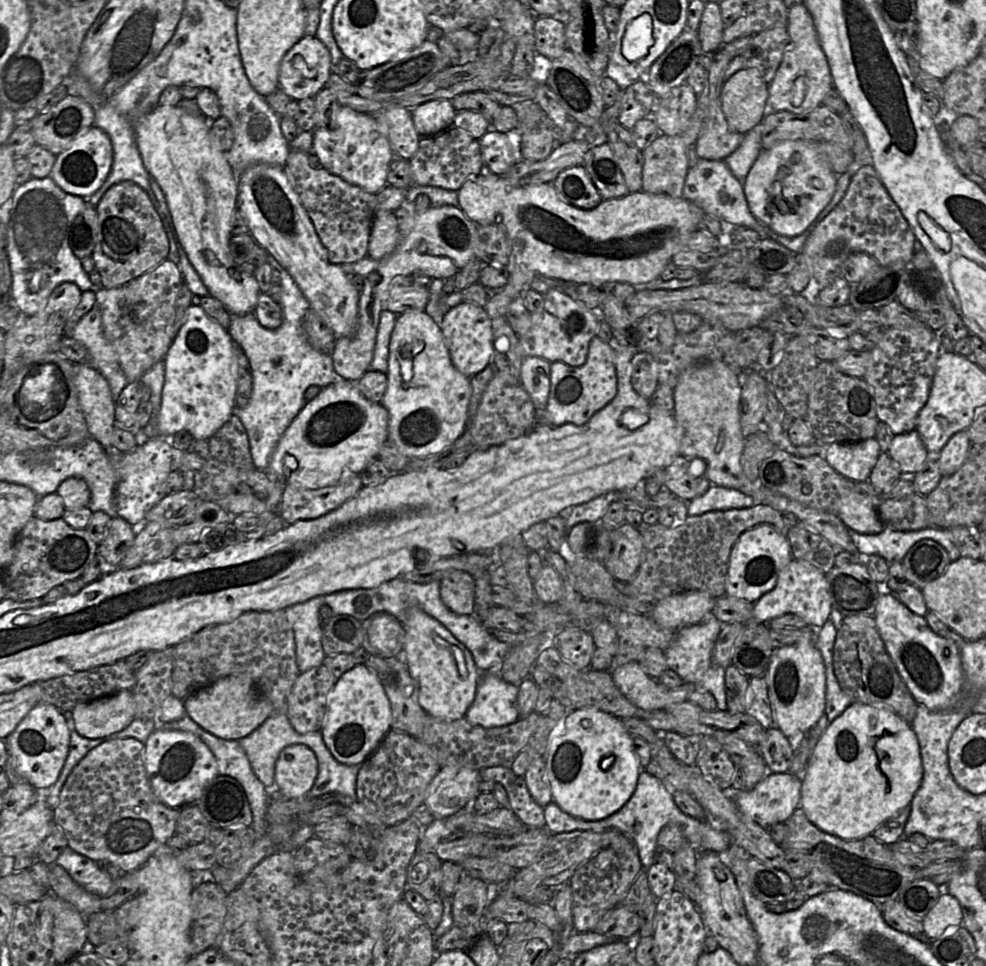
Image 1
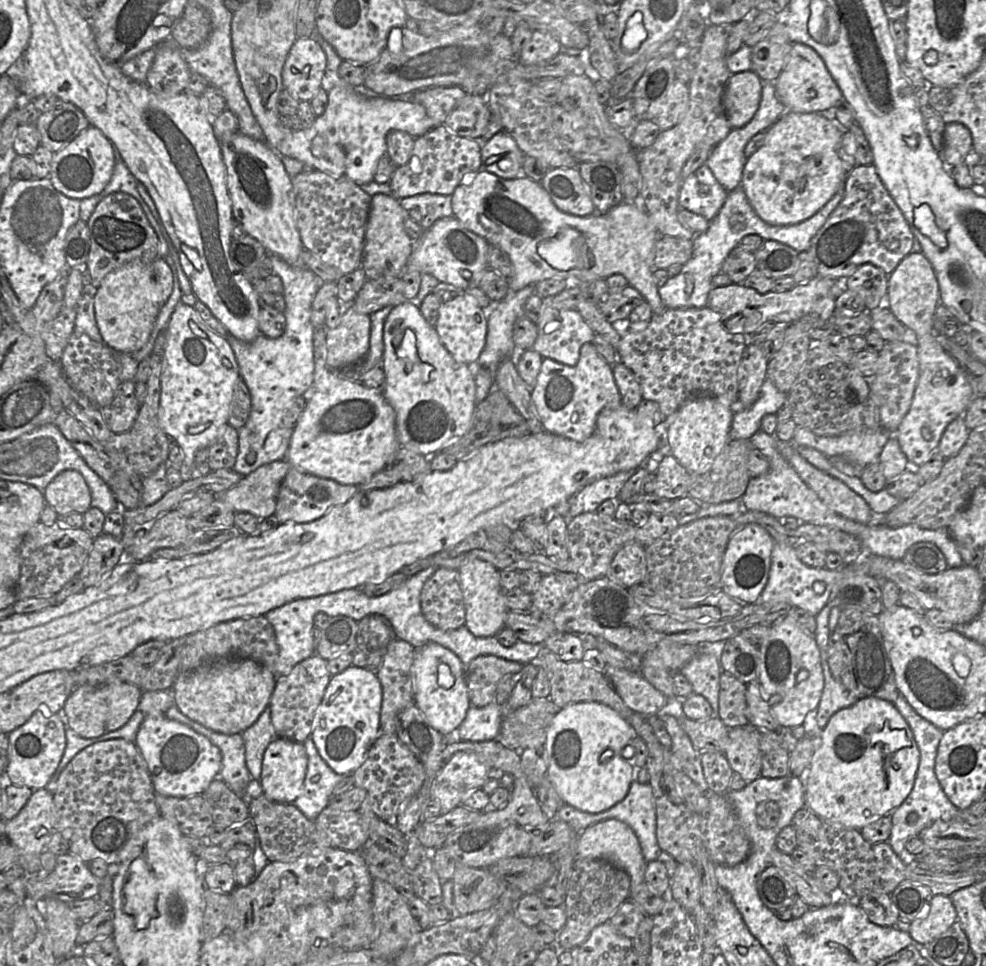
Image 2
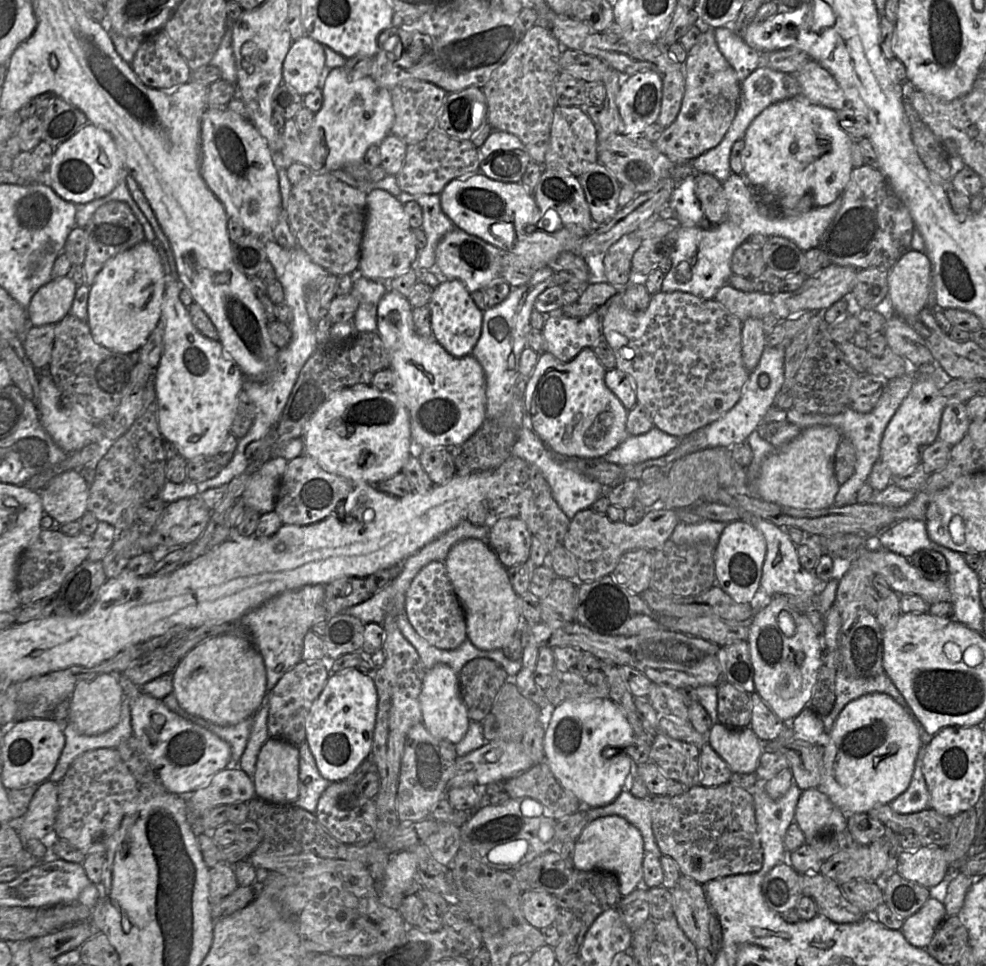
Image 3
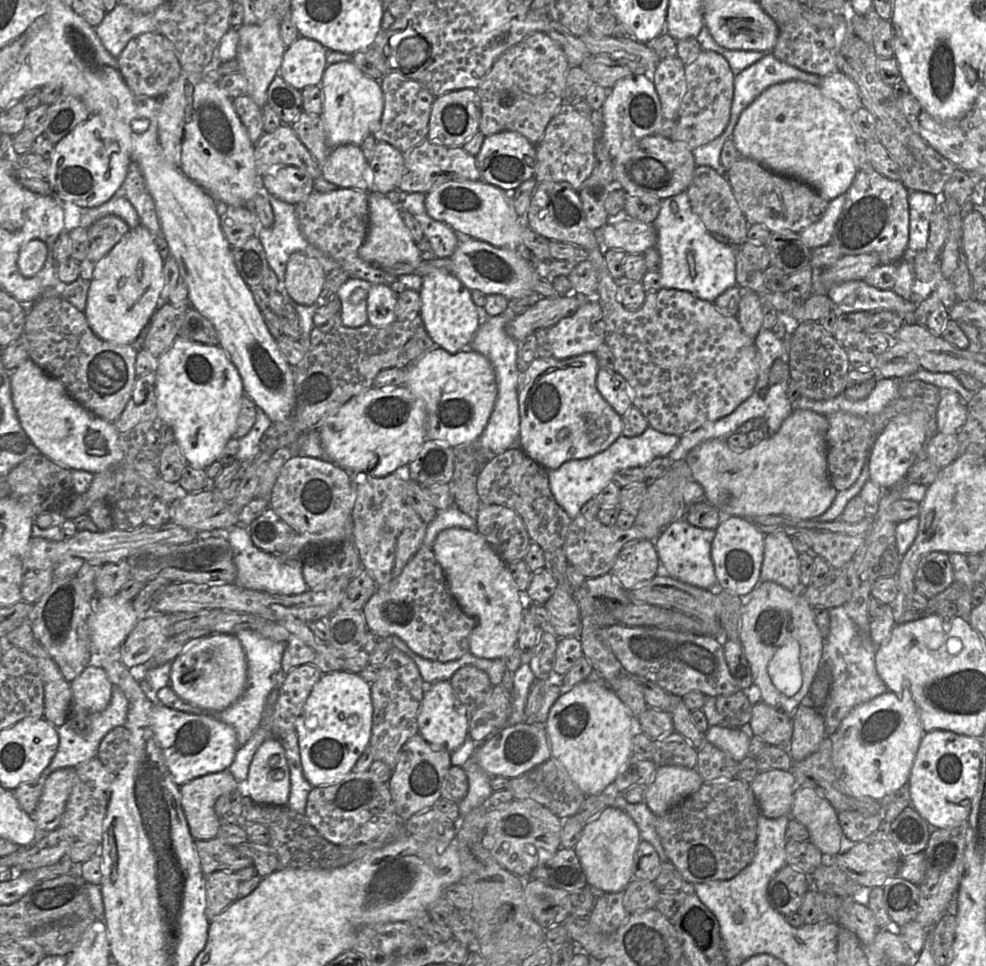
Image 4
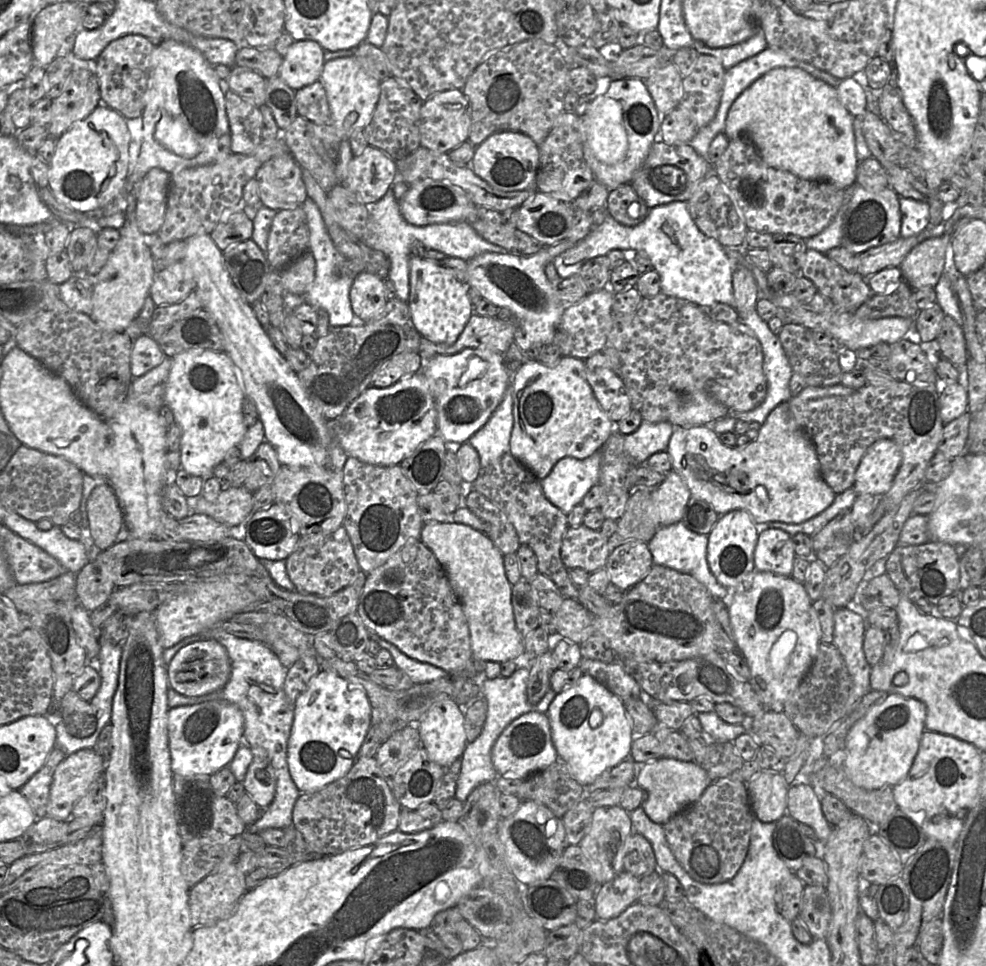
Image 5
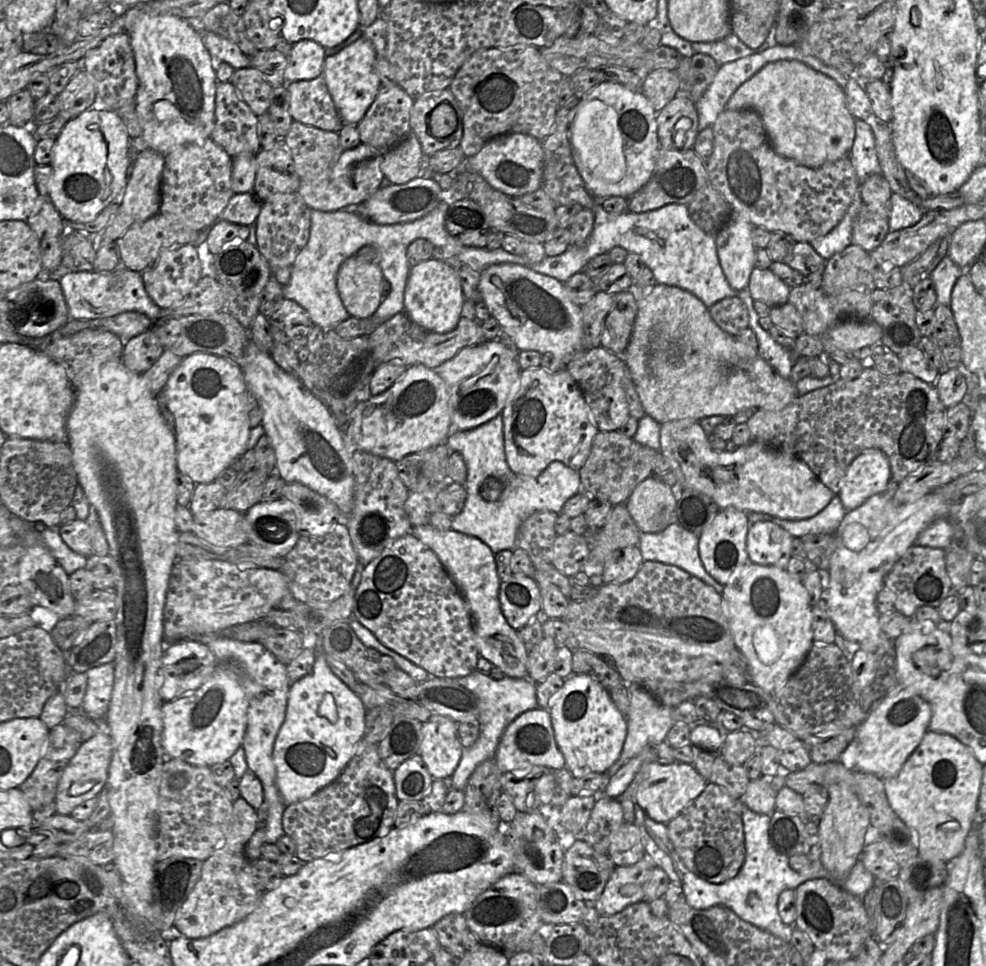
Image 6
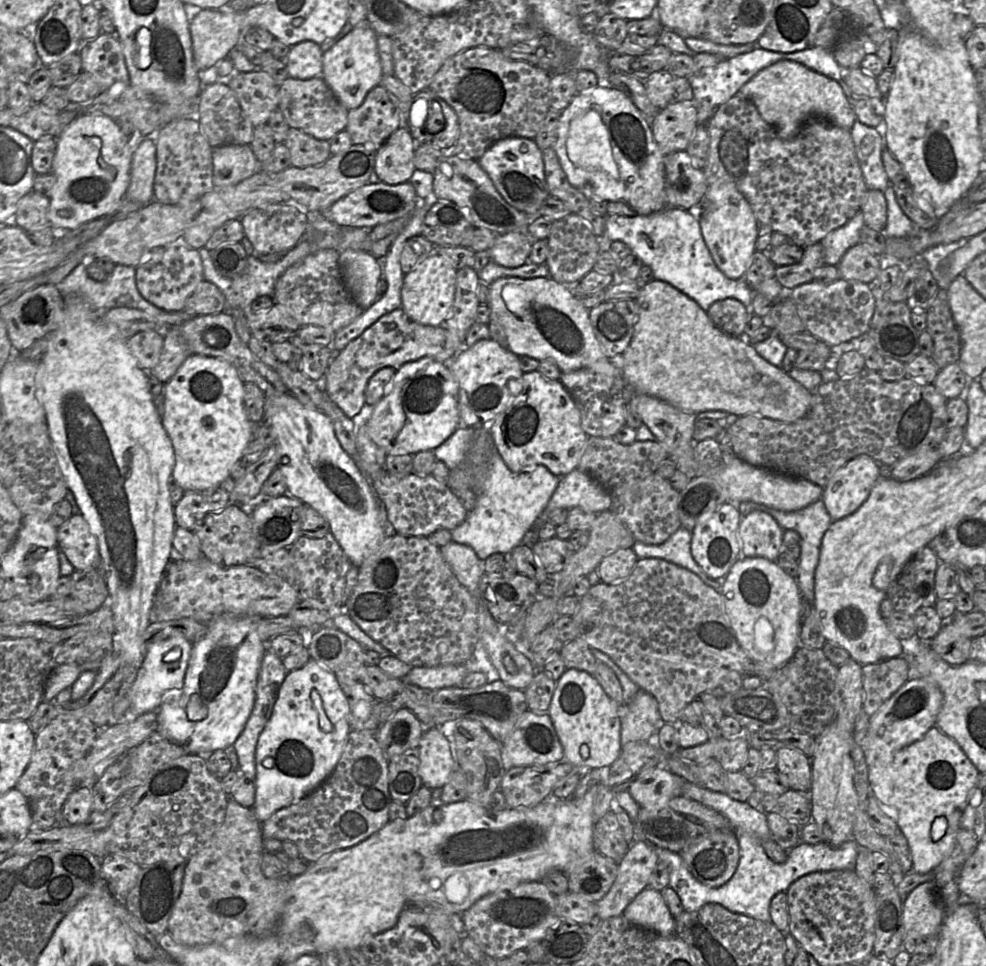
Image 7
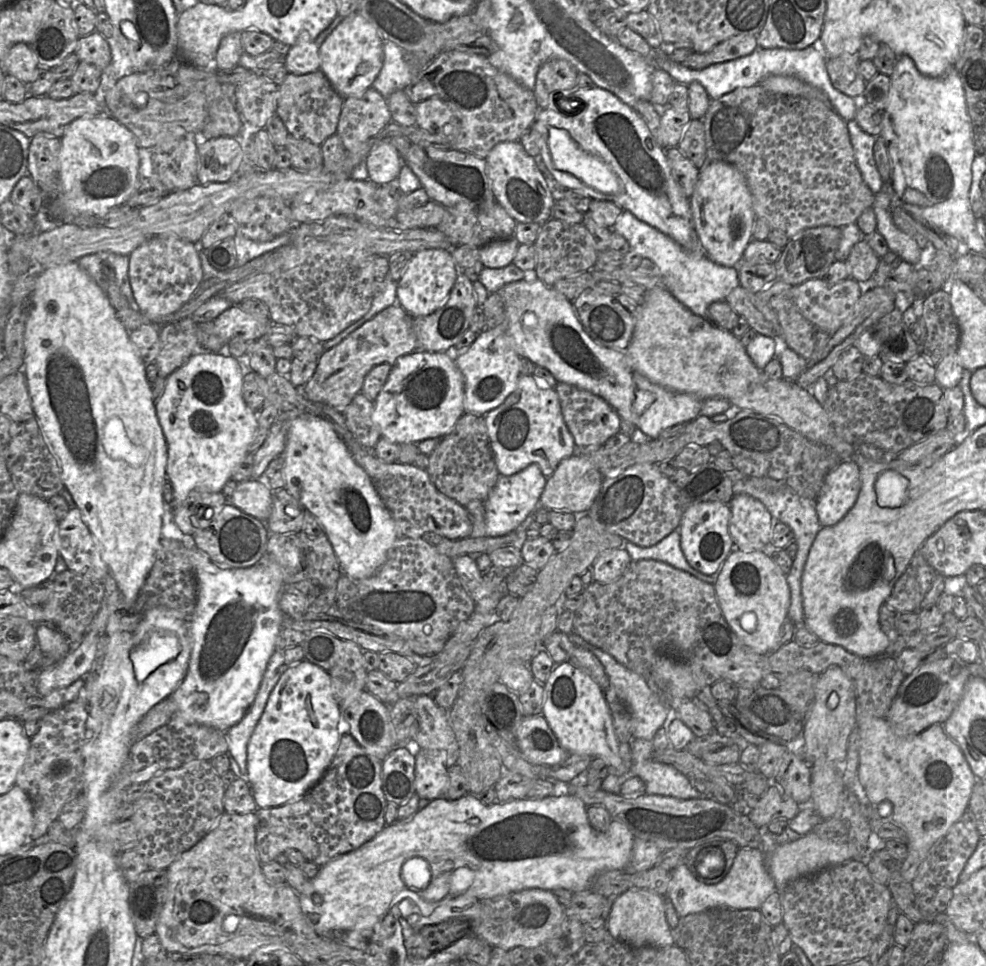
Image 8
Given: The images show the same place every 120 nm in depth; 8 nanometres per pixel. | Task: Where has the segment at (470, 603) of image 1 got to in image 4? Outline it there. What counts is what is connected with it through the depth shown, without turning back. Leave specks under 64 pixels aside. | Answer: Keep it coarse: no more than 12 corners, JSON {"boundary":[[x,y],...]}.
{"boundary":[[431,548],[378,586],[367,630],[448,662],[476,620]]}

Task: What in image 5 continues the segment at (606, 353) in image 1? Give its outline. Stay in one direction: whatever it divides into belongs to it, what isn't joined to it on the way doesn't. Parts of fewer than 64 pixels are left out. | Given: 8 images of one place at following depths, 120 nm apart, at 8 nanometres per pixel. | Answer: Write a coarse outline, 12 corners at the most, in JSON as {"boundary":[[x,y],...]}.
{"boundary":[[585,360],[512,376],[509,452],[542,480],[616,430]]}

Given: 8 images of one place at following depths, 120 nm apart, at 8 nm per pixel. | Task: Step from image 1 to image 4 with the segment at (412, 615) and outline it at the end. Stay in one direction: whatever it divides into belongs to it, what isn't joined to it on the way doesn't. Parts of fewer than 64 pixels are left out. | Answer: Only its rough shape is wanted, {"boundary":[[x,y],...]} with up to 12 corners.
{"boundary":[[449,680],[428,684],[418,733],[451,753],[469,734]]}

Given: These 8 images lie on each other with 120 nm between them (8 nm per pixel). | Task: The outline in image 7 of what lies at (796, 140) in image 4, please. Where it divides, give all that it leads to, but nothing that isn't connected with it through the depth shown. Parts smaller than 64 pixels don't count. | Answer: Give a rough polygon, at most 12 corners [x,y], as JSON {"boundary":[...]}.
{"boundary":[[789,60],[734,96],[783,140],[812,118],[851,130],[838,82]]}

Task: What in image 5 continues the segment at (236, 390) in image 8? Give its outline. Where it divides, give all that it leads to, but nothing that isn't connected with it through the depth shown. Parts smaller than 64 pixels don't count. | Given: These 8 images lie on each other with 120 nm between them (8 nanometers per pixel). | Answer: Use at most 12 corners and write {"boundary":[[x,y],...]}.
{"boundary":[[229,355],[172,358],[165,404],[181,469],[204,481],[241,443],[244,382]]}

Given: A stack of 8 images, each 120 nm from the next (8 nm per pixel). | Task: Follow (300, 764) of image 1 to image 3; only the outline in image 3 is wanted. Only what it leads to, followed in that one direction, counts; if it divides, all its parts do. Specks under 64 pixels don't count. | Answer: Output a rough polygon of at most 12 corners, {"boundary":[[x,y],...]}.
{"boundary":[[269,737],[252,779],[256,797],[293,804],[298,745]]}

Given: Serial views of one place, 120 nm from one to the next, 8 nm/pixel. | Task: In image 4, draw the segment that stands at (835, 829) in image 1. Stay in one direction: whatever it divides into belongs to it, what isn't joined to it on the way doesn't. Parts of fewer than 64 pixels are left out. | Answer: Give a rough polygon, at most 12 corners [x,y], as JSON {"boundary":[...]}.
{"boundary":[[890,691],[832,741],[841,789],[876,801],[908,783],[924,733]]}

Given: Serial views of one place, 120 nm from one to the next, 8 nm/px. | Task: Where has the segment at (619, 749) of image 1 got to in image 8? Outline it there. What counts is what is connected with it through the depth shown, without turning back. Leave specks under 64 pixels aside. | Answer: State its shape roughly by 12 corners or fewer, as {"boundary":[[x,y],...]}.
{"boundary":[[569,662],[544,684],[541,714],[569,755],[623,776],[604,692]]}

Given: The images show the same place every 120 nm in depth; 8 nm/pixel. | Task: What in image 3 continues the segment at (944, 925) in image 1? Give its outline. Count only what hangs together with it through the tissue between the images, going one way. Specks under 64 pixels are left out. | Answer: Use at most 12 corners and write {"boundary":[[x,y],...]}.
{"boundary":[[930,897],[903,921],[901,933],[925,949],[945,918],[944,904]]}

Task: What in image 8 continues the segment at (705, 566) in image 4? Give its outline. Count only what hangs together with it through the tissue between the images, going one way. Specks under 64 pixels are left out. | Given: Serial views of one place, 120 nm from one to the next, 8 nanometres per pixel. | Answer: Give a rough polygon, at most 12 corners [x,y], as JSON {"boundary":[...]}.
{"boundary":[[673,531],[651,547],[625,542],[633,562],[655,560],[713,585],[708,576],[692,568],[681,549],[681,536]]}

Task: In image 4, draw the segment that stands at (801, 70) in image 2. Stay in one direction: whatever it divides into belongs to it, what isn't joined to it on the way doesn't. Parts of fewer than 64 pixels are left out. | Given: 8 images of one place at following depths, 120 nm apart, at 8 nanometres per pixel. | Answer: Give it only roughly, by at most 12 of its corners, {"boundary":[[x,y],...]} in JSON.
{"boundary":[[846,74],[821,78],[823,95],[847,113],[862,107],[858,89]]}

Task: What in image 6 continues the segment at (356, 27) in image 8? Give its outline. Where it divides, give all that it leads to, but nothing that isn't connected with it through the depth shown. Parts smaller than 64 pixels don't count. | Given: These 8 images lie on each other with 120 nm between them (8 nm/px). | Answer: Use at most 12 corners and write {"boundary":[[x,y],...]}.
{"boundary":[[362,35],[326,57],[323,77],[343,122],[357,125],[381,84]]}

